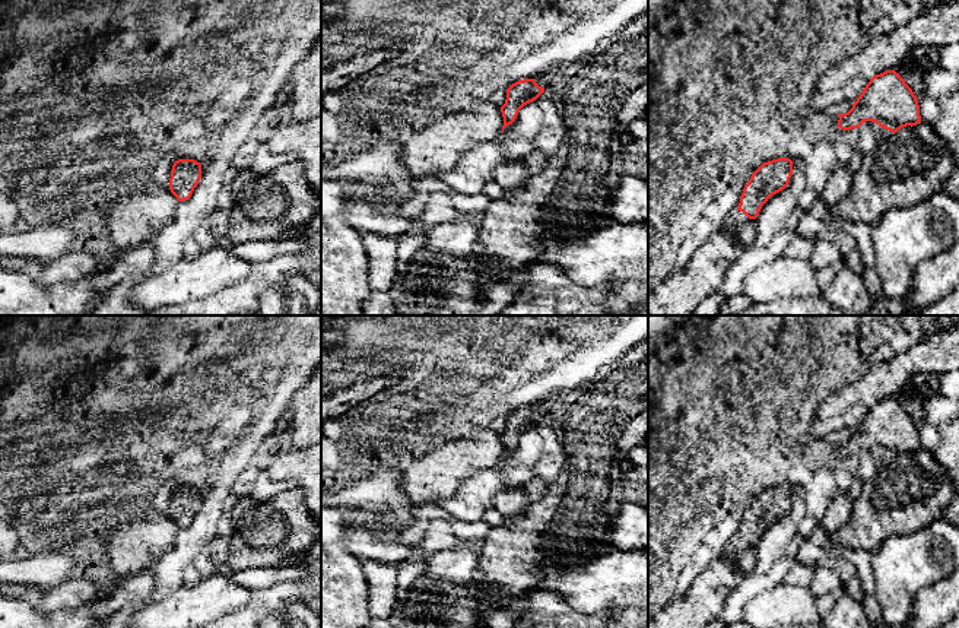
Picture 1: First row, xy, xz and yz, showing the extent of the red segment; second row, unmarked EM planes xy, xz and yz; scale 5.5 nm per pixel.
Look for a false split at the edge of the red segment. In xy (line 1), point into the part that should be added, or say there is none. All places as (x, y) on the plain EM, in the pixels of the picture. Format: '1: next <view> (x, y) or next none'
1: next none

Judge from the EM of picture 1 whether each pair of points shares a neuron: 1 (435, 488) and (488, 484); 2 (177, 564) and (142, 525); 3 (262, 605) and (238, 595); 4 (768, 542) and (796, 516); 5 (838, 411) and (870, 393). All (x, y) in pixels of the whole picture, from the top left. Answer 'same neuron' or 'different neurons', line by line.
1: different neurons
2: different neurons
3: different neurons
4: same neuron
5: same neuron

